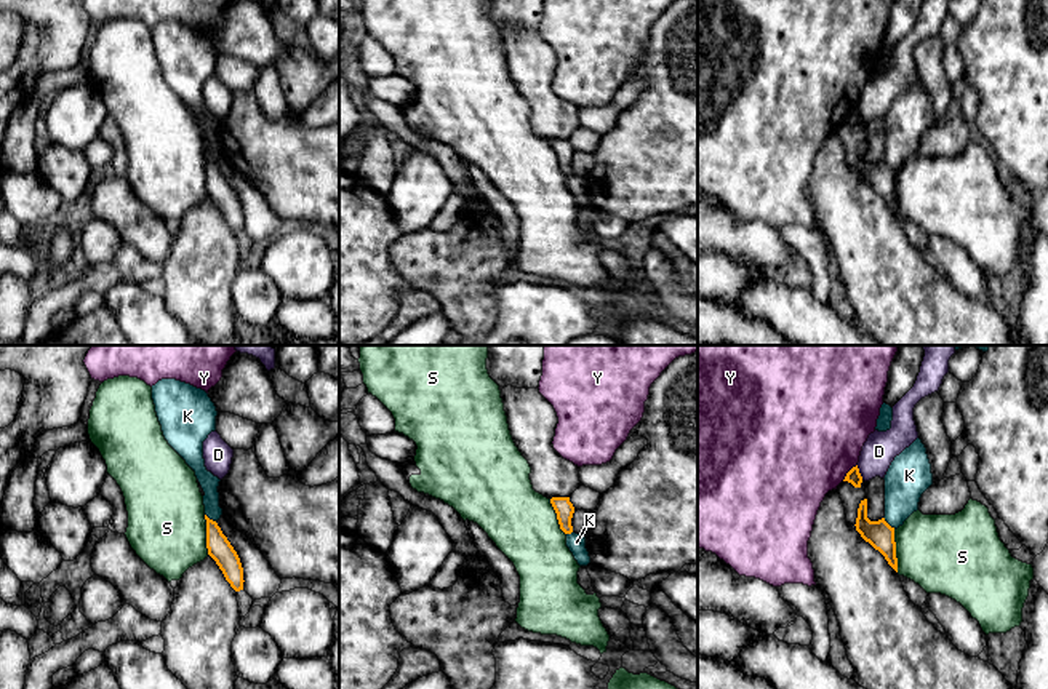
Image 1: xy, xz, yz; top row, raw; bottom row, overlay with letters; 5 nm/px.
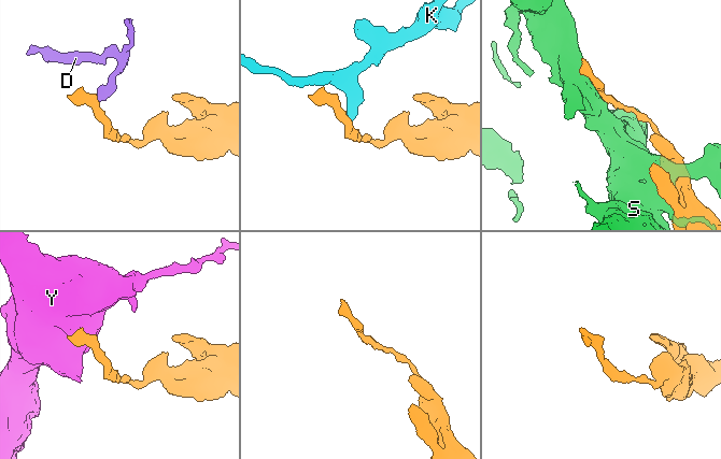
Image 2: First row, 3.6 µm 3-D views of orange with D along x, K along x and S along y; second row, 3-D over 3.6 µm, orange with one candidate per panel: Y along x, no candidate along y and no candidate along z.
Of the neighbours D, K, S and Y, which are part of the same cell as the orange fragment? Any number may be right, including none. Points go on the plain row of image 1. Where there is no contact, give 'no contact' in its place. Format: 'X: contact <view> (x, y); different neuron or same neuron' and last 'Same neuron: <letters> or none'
D: contact yz (858, 114); different neuron
K: contact yz (887, 165); different neuron
S: contact yz (895, 192); different neuron
Y: contact yz (848, 114); different neuron
Same neuron: none

